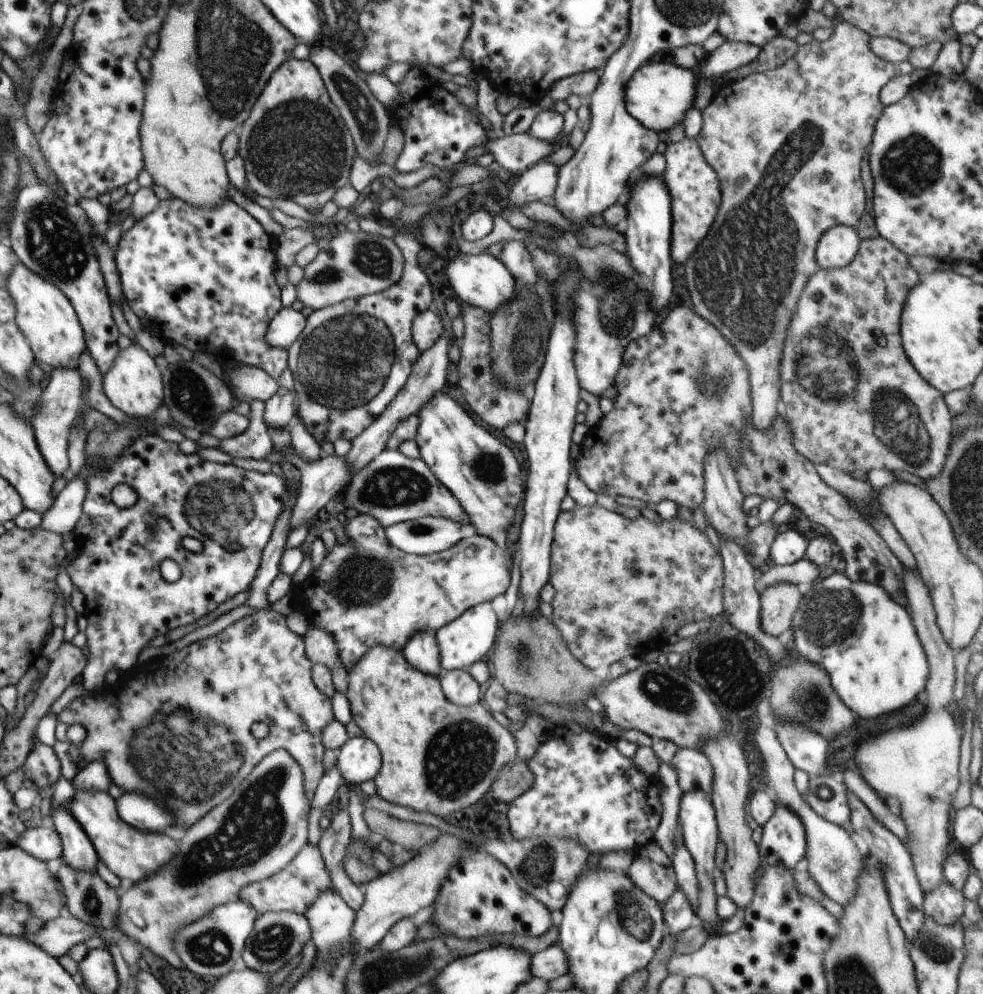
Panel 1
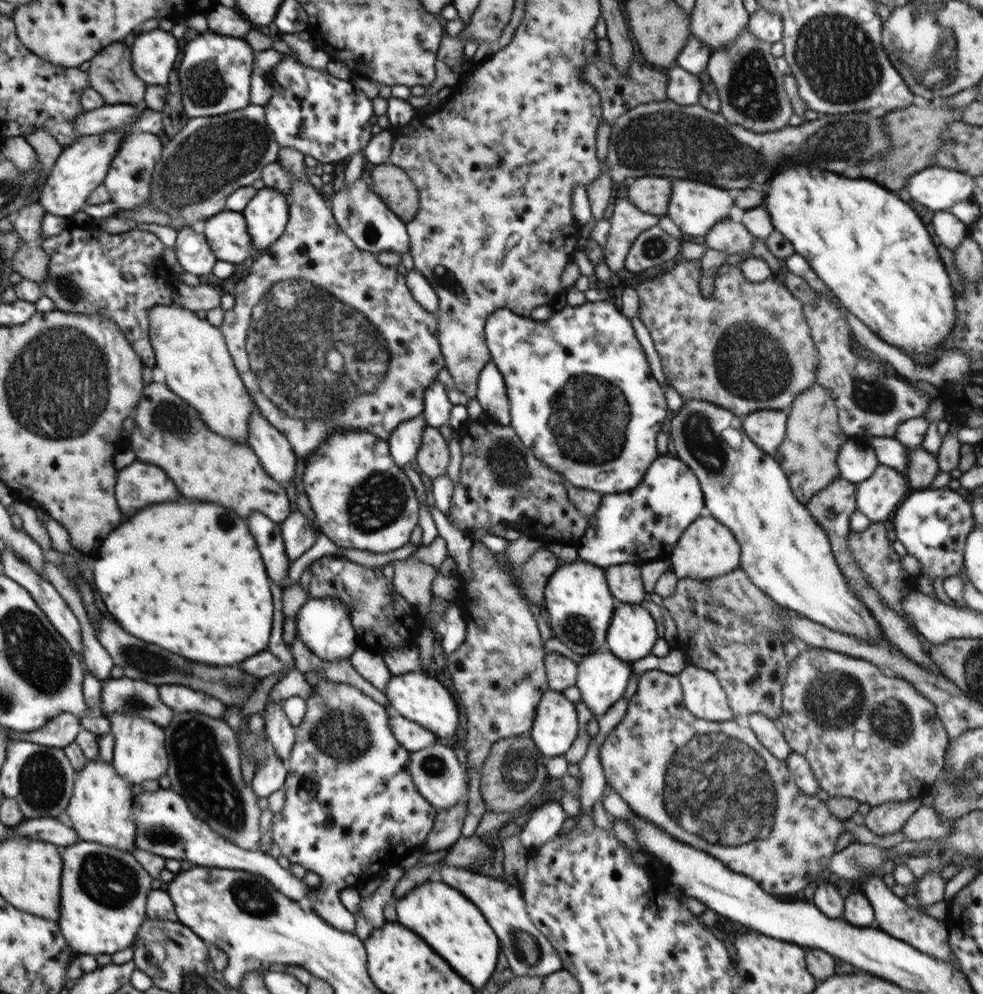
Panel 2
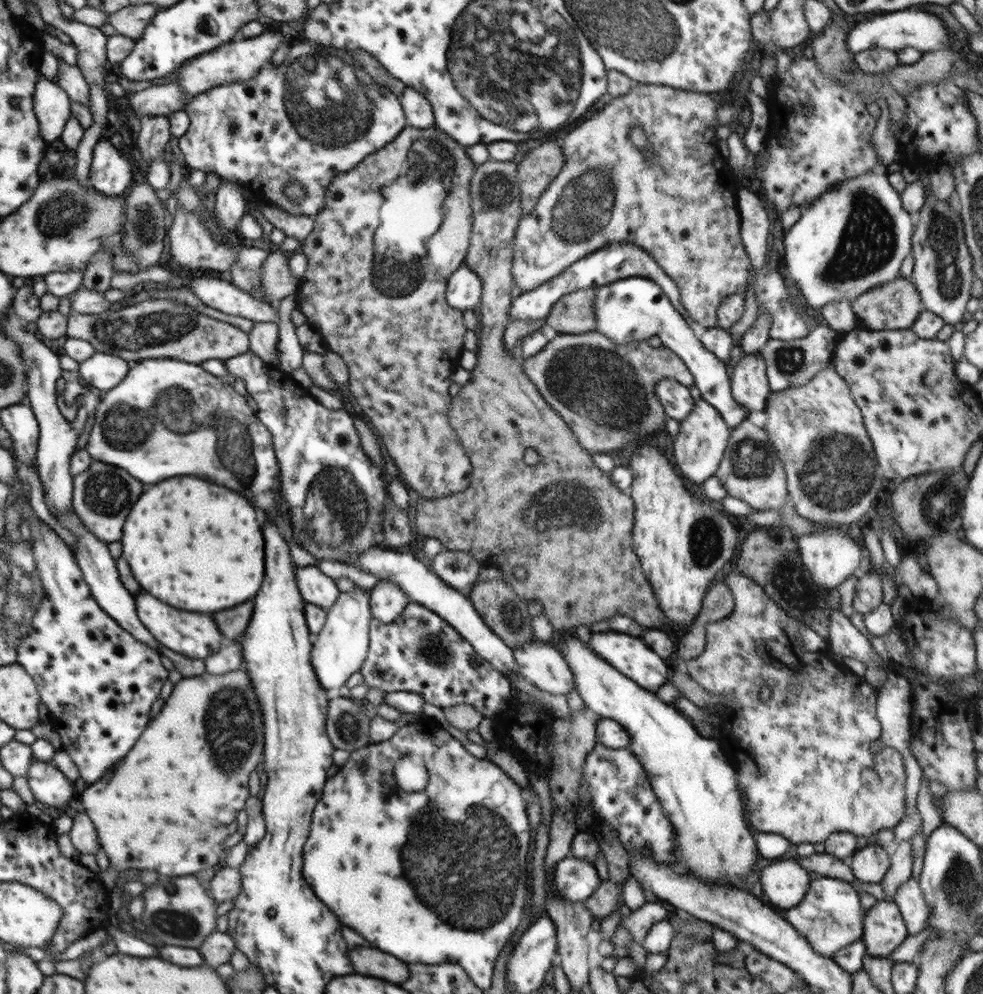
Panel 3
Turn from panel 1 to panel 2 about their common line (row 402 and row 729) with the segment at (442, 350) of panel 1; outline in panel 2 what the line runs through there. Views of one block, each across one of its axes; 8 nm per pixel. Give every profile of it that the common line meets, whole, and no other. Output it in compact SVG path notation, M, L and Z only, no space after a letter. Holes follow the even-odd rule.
M393 712L390 714L389 725L393 737L411 753L430 746L430 742L436 738L432 731Z

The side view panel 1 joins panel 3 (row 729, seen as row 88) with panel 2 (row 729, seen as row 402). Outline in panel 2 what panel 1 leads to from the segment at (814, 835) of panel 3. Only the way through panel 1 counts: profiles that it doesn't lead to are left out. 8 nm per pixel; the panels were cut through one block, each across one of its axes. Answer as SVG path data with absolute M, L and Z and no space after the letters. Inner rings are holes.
M755 712L749 714L748 720L749 728L754 732L754 735L778 760L785 761L787 756L790 756L793 750L786 742L783 733L776 728L773 719Z

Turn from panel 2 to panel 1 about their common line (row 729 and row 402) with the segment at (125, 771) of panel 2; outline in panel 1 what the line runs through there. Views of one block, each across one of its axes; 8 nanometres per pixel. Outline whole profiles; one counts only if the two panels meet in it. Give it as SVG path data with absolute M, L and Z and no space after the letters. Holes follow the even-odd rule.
M133 343L128 348L120 350L114 365L104 378L104 394L116 408L130 417L149 417L162 403L162 378L158 366L154 364L152 356L138 344Z

